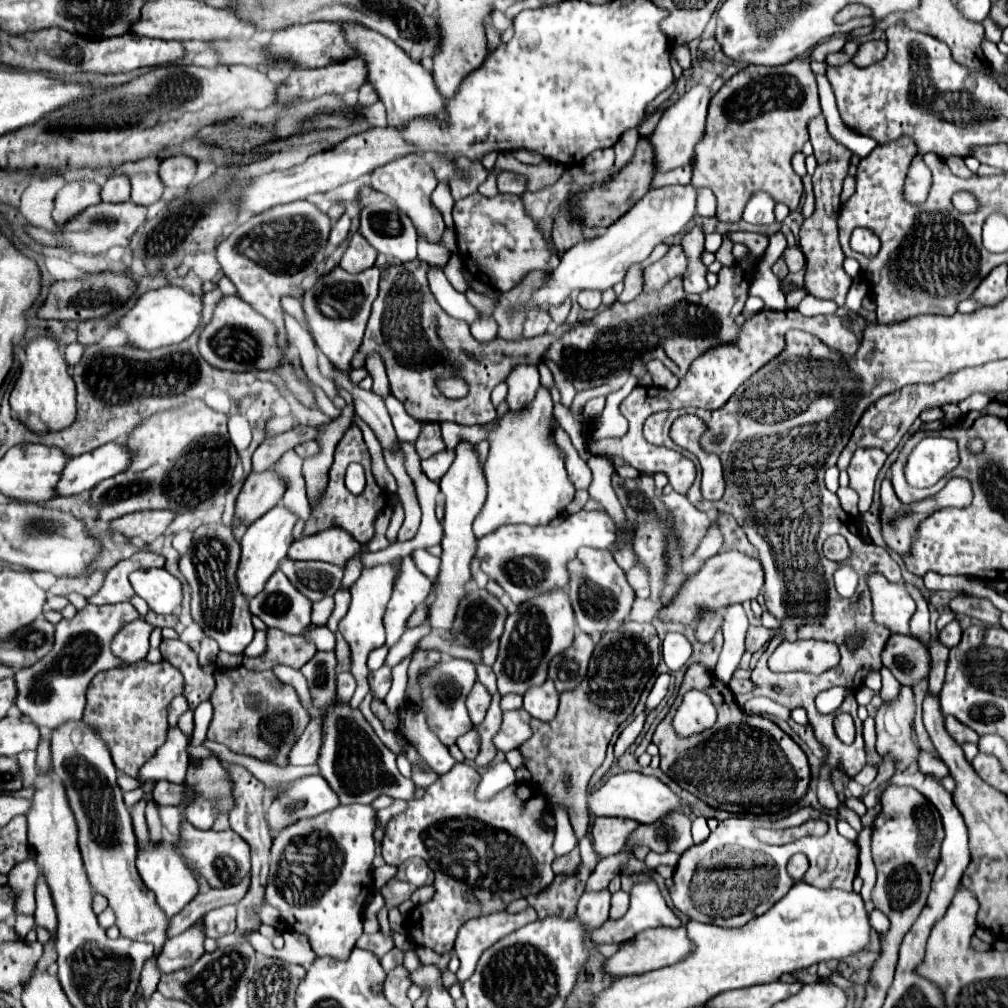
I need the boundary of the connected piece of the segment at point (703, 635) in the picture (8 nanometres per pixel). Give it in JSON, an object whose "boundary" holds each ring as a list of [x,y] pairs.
{"boundary":[[[714,612],[714,614],[704,614],[700,618],[700,622],[696,624],[696,638],[700,642],[710,642],[716,634],[716,630],[720,628],[722,624],[722,614],[720,612]]]}

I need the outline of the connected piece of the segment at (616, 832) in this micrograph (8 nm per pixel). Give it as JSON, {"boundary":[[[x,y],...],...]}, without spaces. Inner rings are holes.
{"boundary":[[[596,818],[592,824],[592,842],[594,852],[600,858],[616,854],[622,846],[628,834],[636,828],[636,820],[624,820],[624,818]]]}

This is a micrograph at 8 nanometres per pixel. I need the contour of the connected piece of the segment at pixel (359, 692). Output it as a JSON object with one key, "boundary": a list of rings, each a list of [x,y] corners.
{"boundary":[[[392,562],[390,564],[382,564],[382,566],[374,566],[374,568],[364,568],[360,578],[352,584],[350,592],[352,592],[352,602],[348,608],[348,614],[340,620],[340,632],[344,636],[344,640],[350,644],[350,674],[356,678],[356,692],[350,700],[350,708],[358,708],[358,704],[362,702],[362,698],[368,694],[368,666],[366,666],[366,658],[374,648],[384,646],[384,612],[386,612],[386,604],[390,600],[392,594]]]}

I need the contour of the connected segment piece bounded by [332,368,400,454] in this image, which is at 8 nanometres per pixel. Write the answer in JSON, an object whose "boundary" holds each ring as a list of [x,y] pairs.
{"boundary":[[[332,368],[334,372],[334,382],[336,386],[344,388],[346,392],[350,392],[350,396],[354,398],[354,408],[356,408],[356,414],[372,428],[374,436],[378,438],[380,446],[390,452],[390,454],[398,454],[400,450],[400,440],[394,432],[394,426],[390,422],[390,416],[388,416],[388,410],[384,406],[384,400],[368,390],[362,390],[360,386],[356,386],[352,380],[350,380],[350,372],[348,370],[338,370],[338,368]]]}

